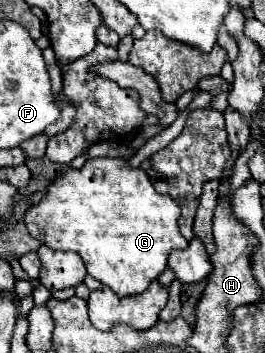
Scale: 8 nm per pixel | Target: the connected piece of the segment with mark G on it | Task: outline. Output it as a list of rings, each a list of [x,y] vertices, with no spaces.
[[[94,158],[80,170],[66,170],[42,198],[40,204],[26,212],[28,232],[52,250],[72,250],[82,256],[88,274],[110,286],[120,298],[144,292],[166,268],[172,250],[184,250],[188,240],[178,230],[180,204],[170,194],[158,194],[140,168],[130,168],[124,158]]]

